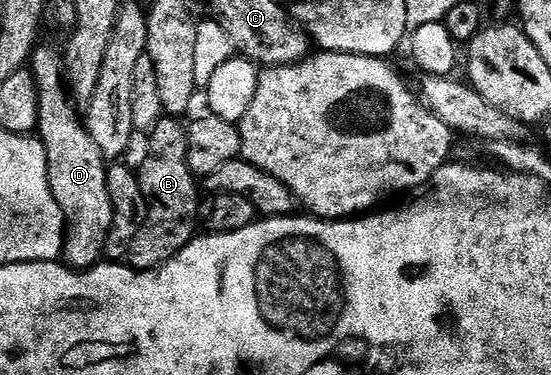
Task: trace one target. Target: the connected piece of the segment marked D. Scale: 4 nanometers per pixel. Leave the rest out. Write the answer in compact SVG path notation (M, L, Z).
M38 46L33 52L31 70L39 89L39 121L36 134L47 153L47 177L51 185L51 193L55 201L59 201L59 209L65 218L65 249L63 259L68 266L74 269L88 269L102 262L105 254L107 233L111 229L111 193L107 193L107 160L104 153L91 141L89 131L86 129L82 116L77 115L78 108L71 98L67 86L65 64L60 50L53 47Z

